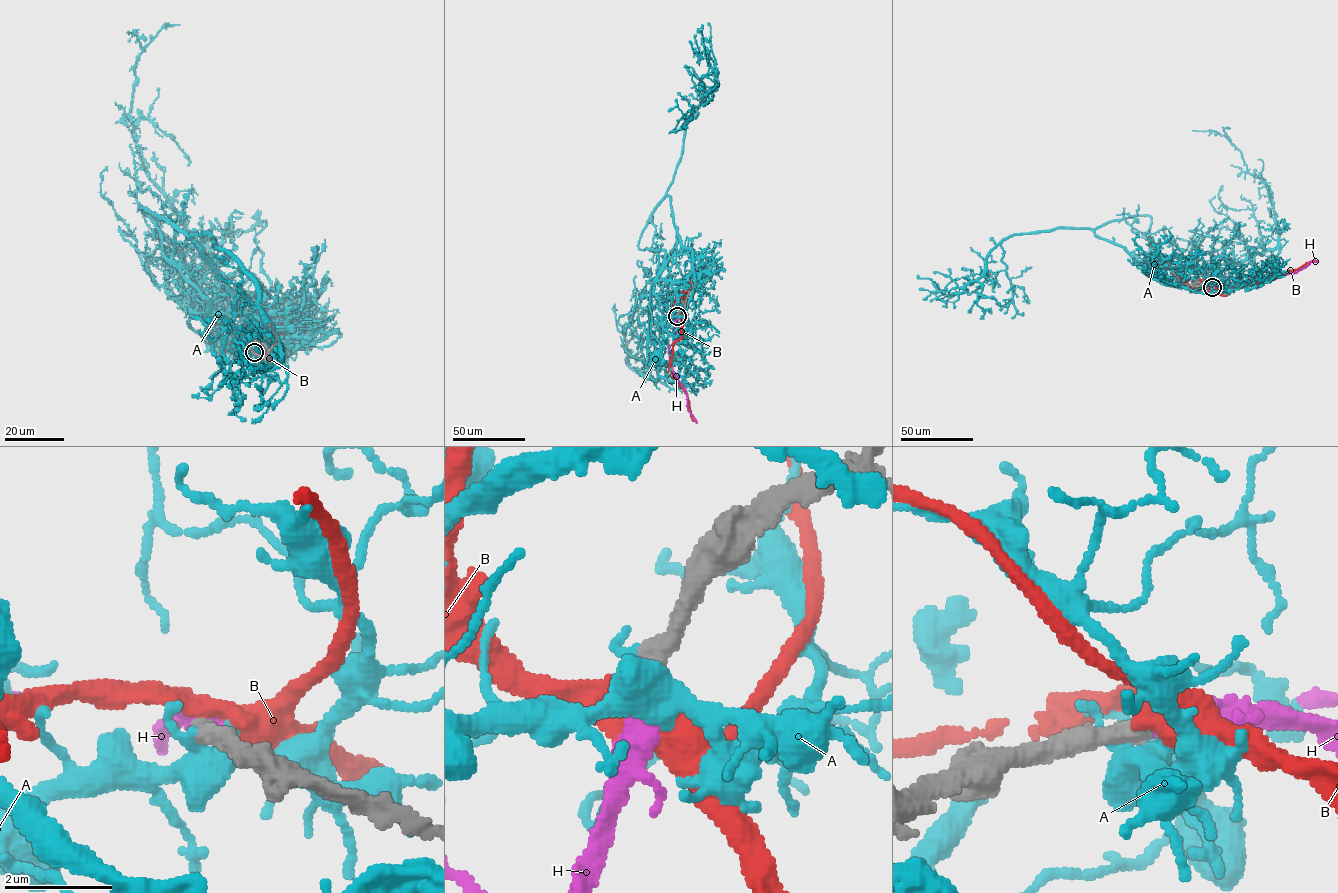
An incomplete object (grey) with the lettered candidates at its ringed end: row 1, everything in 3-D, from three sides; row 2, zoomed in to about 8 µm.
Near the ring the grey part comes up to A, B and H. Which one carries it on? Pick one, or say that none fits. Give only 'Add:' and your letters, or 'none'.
Add: H

